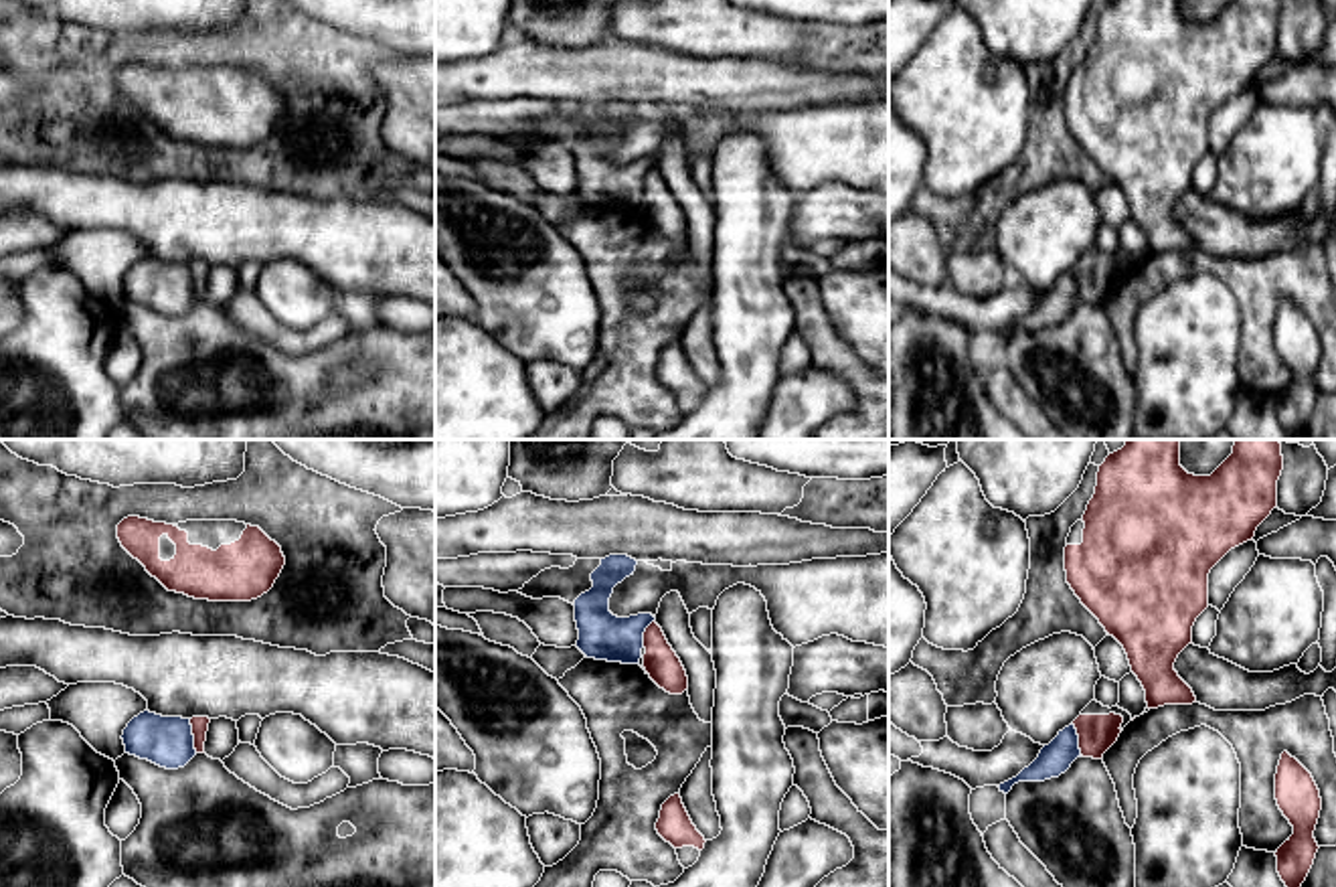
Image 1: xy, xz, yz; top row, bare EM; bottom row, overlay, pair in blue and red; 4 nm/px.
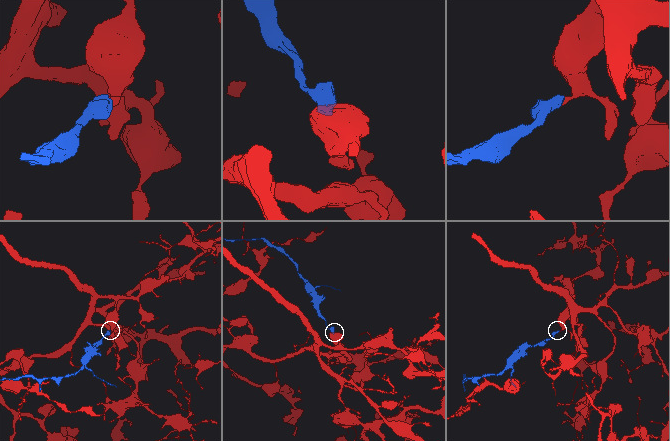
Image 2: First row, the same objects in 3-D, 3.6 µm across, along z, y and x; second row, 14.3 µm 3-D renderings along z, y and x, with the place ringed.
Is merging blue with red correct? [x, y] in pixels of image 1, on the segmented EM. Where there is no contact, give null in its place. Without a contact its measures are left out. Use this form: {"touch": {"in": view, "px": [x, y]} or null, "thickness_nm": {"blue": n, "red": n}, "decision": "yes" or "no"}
{"touch": {"in": "xy", "px": [193, 736]}, "thickness_nm": {"blue": 200, "red": 60}, "decision": "no"}

